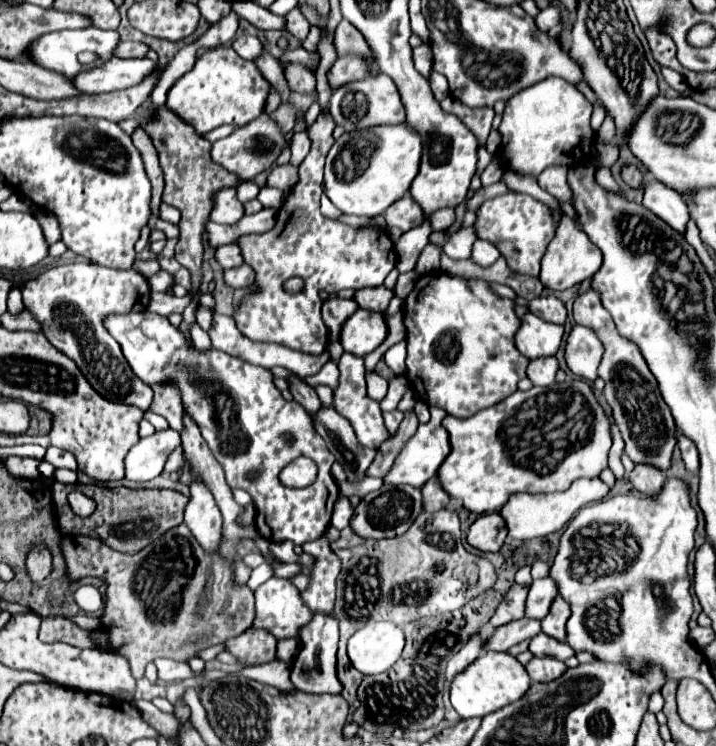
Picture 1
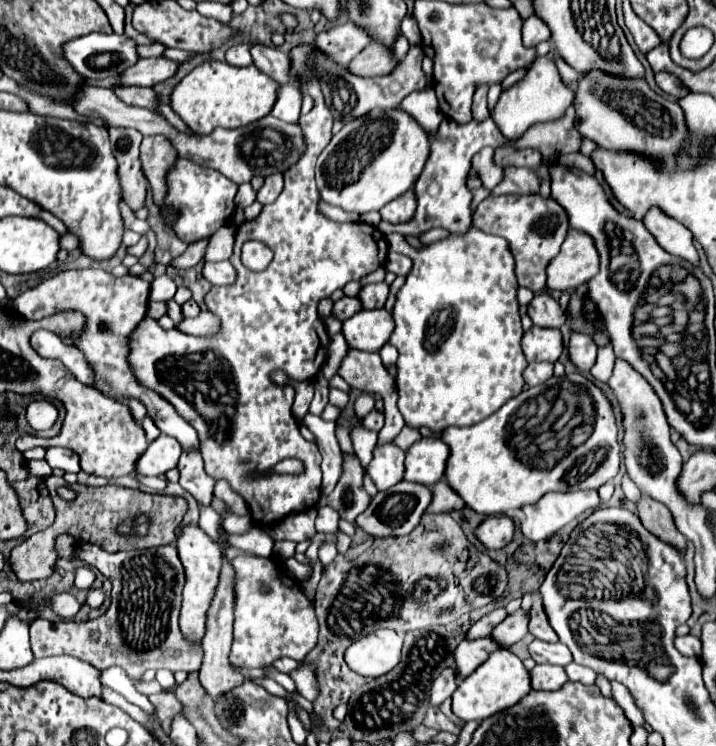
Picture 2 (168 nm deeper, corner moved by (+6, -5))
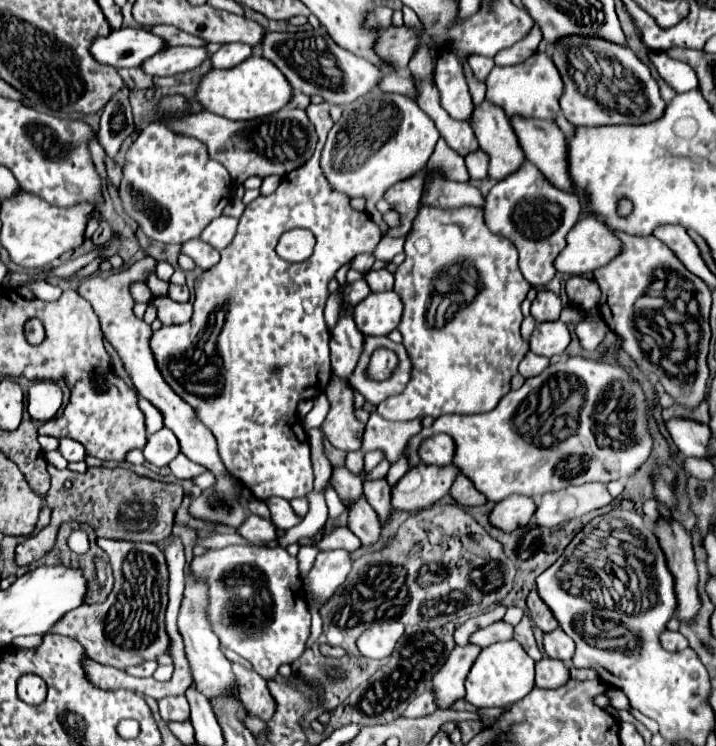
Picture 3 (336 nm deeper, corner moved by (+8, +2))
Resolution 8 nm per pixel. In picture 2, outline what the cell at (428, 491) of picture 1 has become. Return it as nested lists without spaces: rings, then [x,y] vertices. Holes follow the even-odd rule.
[[[441,479],[435,487],[433,487],[433,501],[429,505],[429,513],[449,513],[455,509],[463,509],[465,503],[463,499],[447,485],[445,479]]]

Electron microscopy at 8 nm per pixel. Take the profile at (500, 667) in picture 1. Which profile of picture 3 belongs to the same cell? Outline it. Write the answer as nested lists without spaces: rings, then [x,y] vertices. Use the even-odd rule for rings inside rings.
[[[507,640],[507,642],[497,642],[491,644],[489,648],[483,648],[481,654],[477,656],[467,680],[465,680],[465,700],[473,704],[475,708],[509,708],[515,702],[519,702],[523,696],[533,690],[535,682],[535,662],[527,656],[527,652],[521,648],[517,640]]]

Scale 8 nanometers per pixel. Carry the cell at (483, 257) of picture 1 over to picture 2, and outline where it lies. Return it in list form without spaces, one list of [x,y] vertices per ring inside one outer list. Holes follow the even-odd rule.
[[[469,227],[463,235],[449,233],[445,239],[433,241],[421,249],[411,247],[399,233],[391,233],[387,239],[393,251],[403,253],[413,261],[405,285],[395,297],[395,331],[389,339],[399,351],[397,389],[399,411],[405,425],[413,429],[429,427],[435,433],[441,433],[451,425],[475,425],[493,415],[511,397],[519,395],[525,385],[521,373],[527,367],[527,359],[521,349],[523,329],[517,303],[519,285],[509,243],[503,237],[487,235],[477,227]]]

